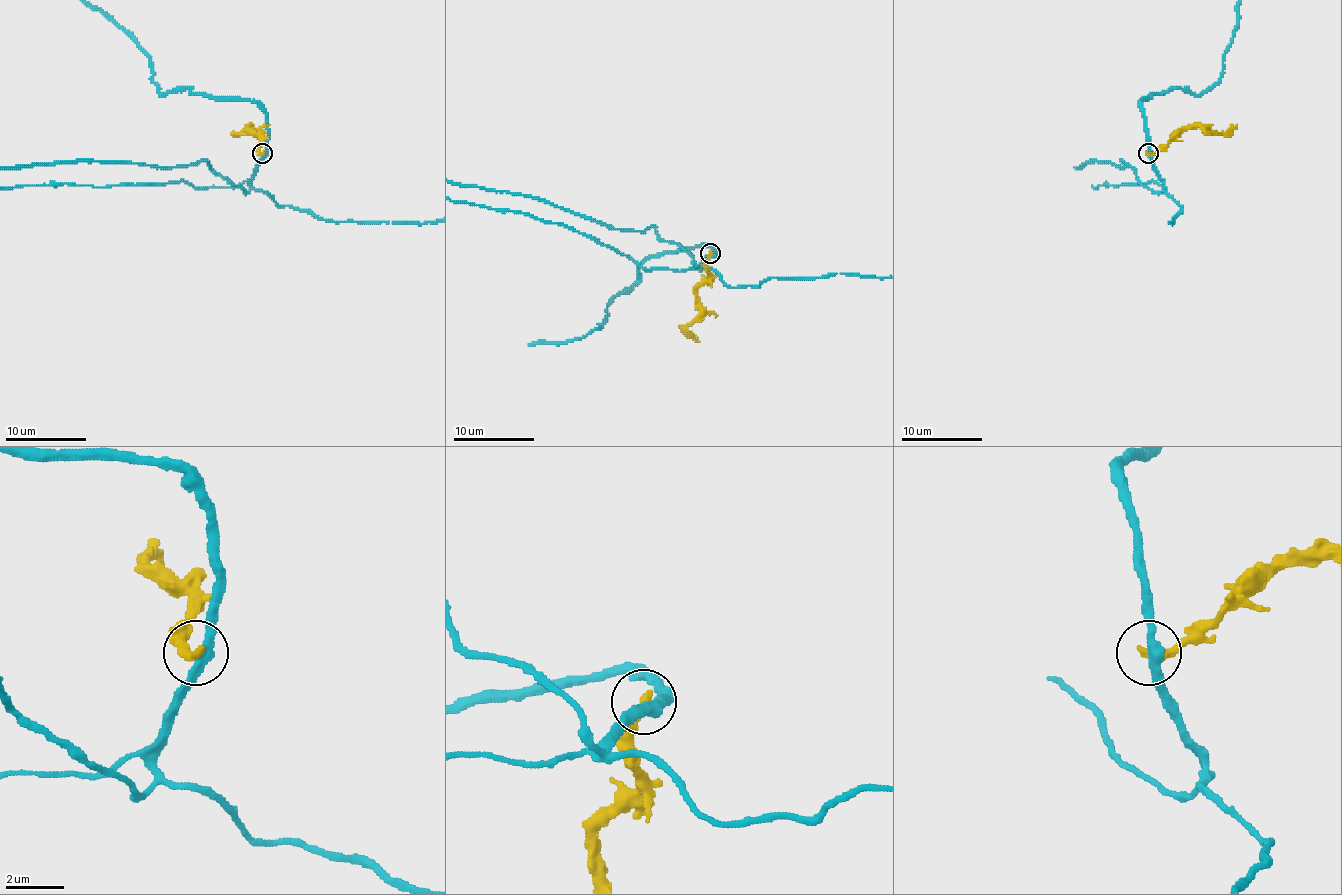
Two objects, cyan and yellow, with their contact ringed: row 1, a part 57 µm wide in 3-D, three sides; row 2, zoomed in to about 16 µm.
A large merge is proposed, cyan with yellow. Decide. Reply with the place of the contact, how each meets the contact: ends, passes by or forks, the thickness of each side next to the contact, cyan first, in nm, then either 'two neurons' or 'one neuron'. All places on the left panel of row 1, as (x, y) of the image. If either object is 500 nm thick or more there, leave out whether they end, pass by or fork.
(262, 153) | cyan passes by | yellow ends | 360/320 nm | two neurons

